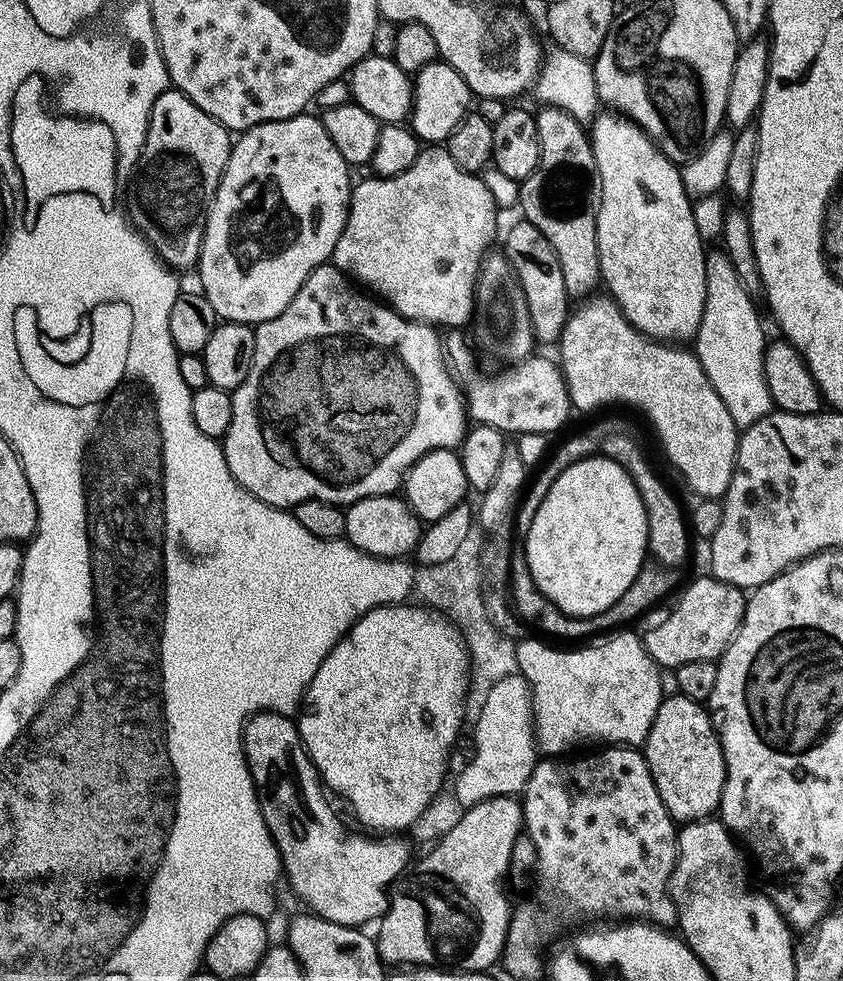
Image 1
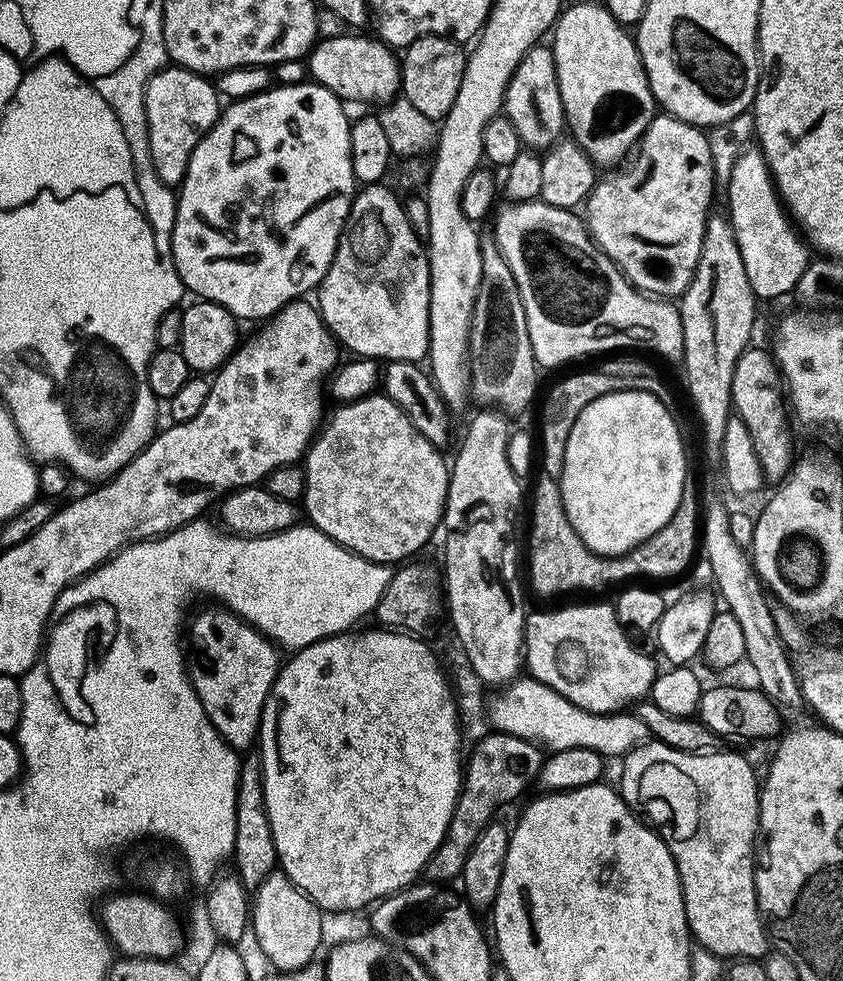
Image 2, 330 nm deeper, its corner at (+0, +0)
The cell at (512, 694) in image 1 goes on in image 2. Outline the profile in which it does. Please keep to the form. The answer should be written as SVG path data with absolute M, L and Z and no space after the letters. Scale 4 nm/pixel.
M516 678L503 685L497 691L500 693L492 701L487 701L486 718L488 714L488 720L495 731L530 740L552 752L586 746L605 758L623 758L632 748L649 739L647 722L631 716L628 710L616 711L611 715L587 712L542 682L531 678L523 679Z

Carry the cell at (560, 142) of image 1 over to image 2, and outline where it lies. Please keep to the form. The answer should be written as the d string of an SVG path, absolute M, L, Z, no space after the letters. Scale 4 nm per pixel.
M535 46L525 54L508 83L502 112L519 134L521 145L529 149L547 150L565 135L562 94L556 81L556 59L551 47Z

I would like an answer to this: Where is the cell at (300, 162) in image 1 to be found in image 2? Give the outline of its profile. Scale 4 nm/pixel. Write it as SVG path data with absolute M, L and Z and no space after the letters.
M305 82L296 85L281 84L279 86L272 86L268 88L267 91L259 92L254 96L248 96L244 99L233 99L228 105L223 109L223 111L221 111L220 117L216 119L216 125L214 125L213 128L203 136L203 138L198 142L198 146L194 146L194 150L188 155L188 169L186 170L186 178L179 185L180 192L178 188L176 221L174 222L174 230L172 231L172 257L174 258L176 269L180 275L180 281L184 283L185 289L187 289L191 295L193 292L193 297L214 302L218 306L222 306L226 310L230 310L233 316L239 318L241 321L256 320L255 322L260 322L267 317L273 316L279 308L285 308L290 301L311 293L313 289L319 285L320 279L324 277L326 270L330 266L330 262L334 258L336 247L340 241L340 234L344 231L344 223L346 222L348 211L352 205L352 198L358 191L356 175L352 172L352 163L350 162L350 130L352 129L352 126L350 123L350 116L347 116L347 114L344 113L345 105L342 103L340 97L335 96L329 88L323 88L320 84L315 82Z

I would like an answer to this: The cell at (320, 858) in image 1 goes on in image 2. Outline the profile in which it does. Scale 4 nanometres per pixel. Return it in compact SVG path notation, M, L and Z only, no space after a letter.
M211 606L196 617L191 617L192 652L190 648L190 675L192 685L200 699L200 708L206 710L208 722L218 730L218 734L231 748L243 750L257 743L260 734L260 716L264 703L274 686L276 676L282 667L282 656L277 645L252 624L247 624L240 616L235 616L223 606Z

